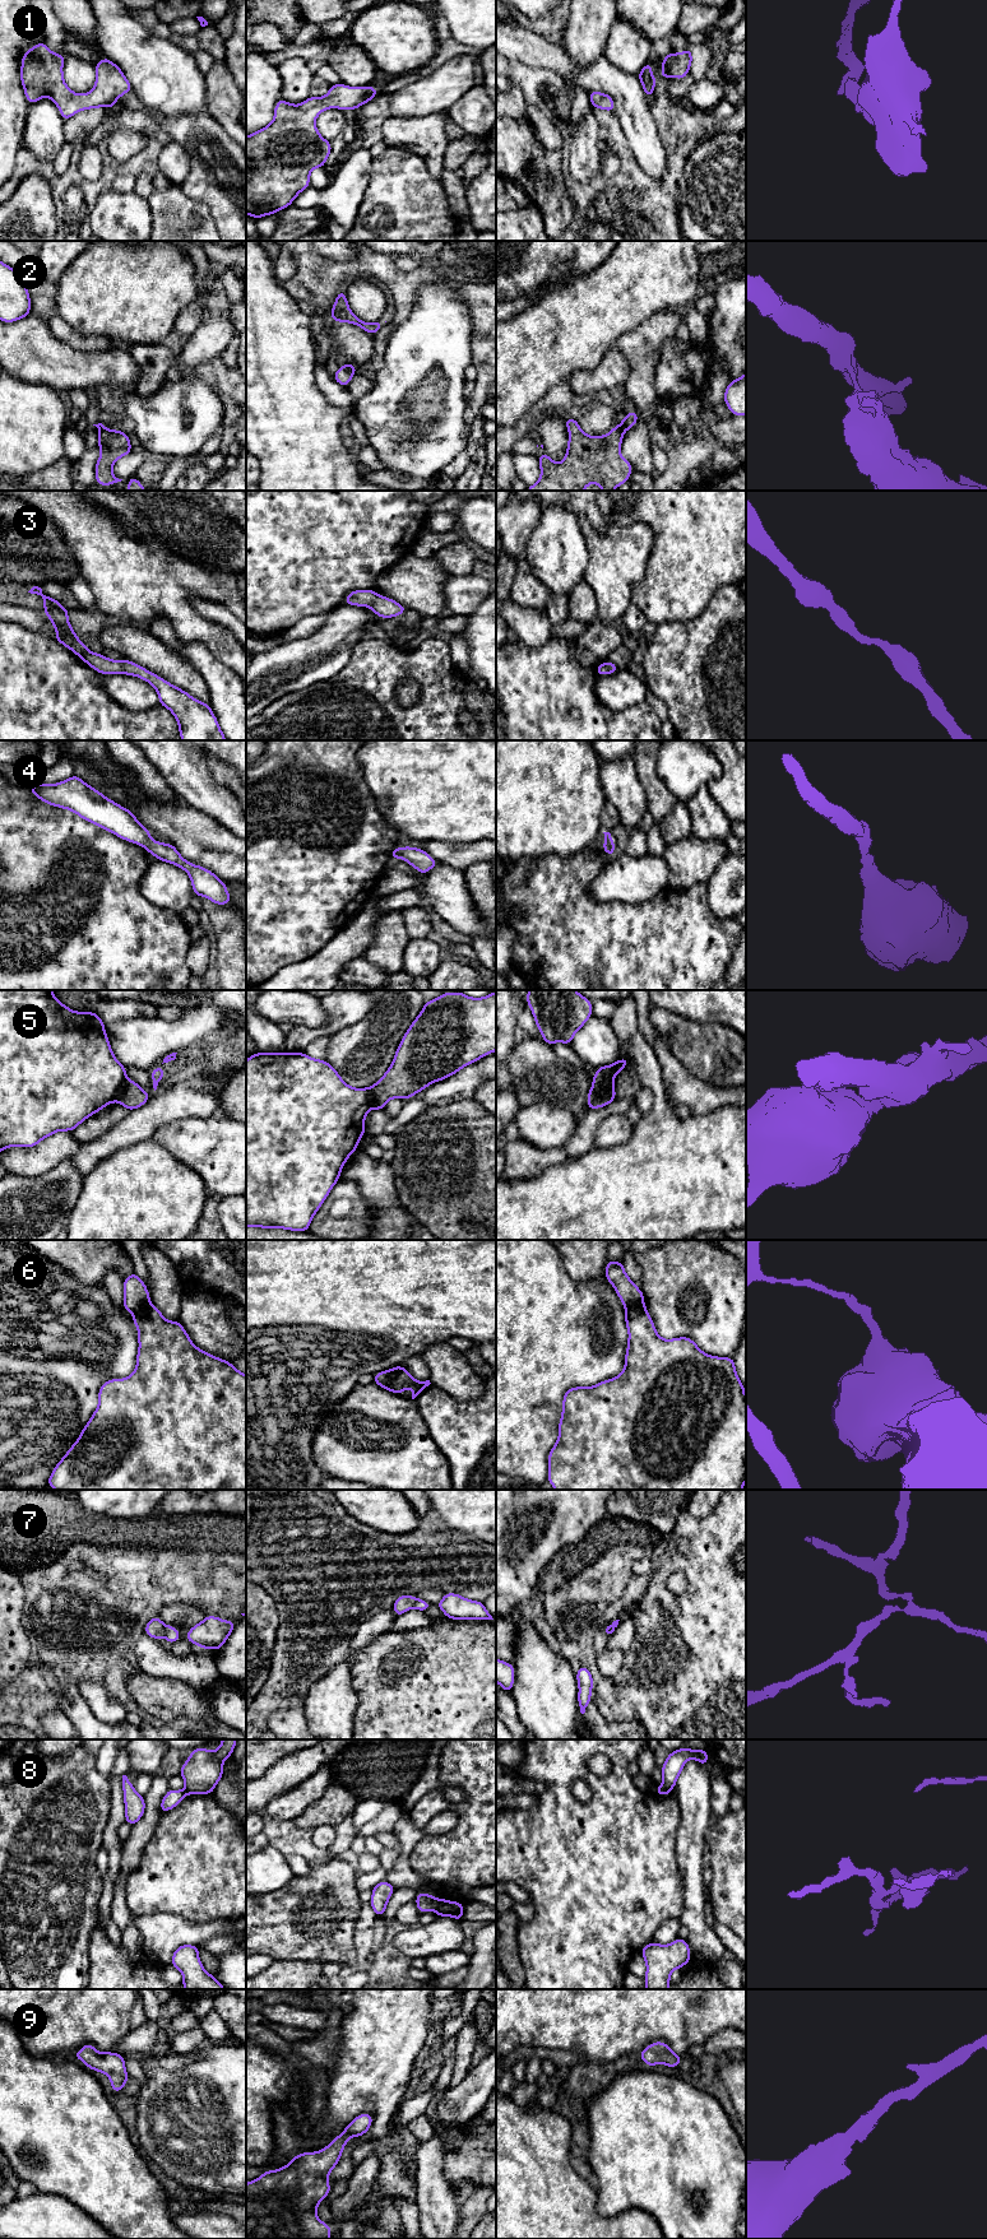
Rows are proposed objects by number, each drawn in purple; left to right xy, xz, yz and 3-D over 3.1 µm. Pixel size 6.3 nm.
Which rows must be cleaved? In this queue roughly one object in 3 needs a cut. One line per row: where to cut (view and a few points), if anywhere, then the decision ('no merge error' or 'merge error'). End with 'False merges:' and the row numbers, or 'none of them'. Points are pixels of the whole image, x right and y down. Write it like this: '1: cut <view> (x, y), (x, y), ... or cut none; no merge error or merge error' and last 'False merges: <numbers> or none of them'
1: cut none; no merge error
2: cut yz (619, 424), (624, 431); merge error
3: cut none; no merge error
4: cut none; no merge error
5: cut xy (128, 1078), (114, 1100); merge error
6: cut yz (643, 1303), (626, 1310); merge error
7: cut xy (163, 1625), (165, 1635); merge error
8: cut xz (438, 1899), (434, 1910); merge error
9: cut none; no merge error
False merges: 2, 5, 6, 7, 8

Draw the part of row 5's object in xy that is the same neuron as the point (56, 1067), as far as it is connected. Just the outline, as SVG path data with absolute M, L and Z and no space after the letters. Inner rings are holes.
M0 990L0 1152L9 1147L31 1148L56 1132L71 1132L85 1119L112 1104L128 1079L126 1068L115 1058L96 1012L75 1012L56 999L52 990Z

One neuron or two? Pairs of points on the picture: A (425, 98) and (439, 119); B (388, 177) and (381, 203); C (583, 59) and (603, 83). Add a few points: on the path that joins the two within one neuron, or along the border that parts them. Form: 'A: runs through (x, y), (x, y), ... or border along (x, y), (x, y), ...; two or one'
A: border along (446, 111), (432, 111), (420, 116), (404, 117); two
B: runs through (388, 184), (388, 196); one
C: border along (564, 49), (577, 66), (589, 66), (603, 54); two

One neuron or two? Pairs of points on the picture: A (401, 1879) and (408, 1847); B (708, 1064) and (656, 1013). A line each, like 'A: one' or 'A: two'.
A: one
B: one

